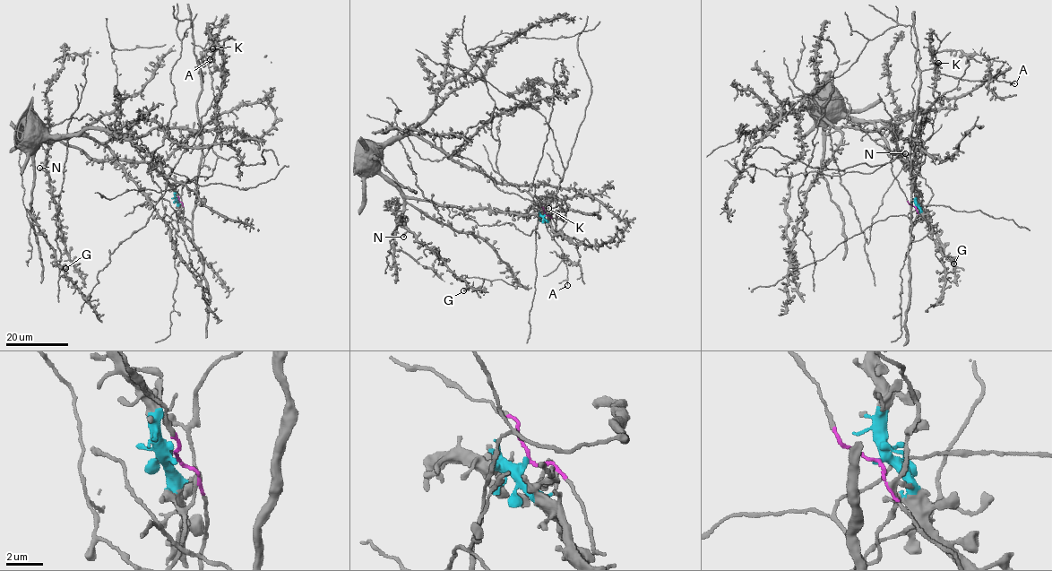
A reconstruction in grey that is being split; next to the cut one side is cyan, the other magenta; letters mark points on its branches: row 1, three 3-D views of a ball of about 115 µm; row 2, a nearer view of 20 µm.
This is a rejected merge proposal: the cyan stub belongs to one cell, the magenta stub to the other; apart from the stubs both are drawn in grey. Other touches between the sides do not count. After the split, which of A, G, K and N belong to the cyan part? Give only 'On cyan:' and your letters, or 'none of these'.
On cyan: G, N

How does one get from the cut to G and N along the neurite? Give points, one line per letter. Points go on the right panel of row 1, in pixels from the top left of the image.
G: (915, 206), (911, 166), (889, 149), (875, 122), (889, 124), (924, 219), (953, 263)
N: (915, 206), (911, 166), (889, 149), (875, 123), (887, 121), (897, 153), (901, 156), (905, 152)

